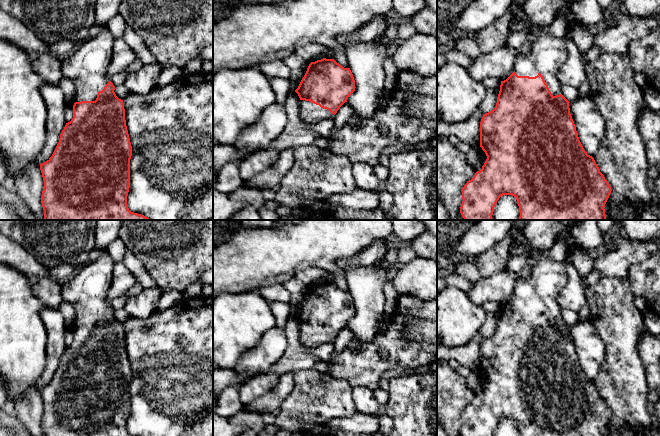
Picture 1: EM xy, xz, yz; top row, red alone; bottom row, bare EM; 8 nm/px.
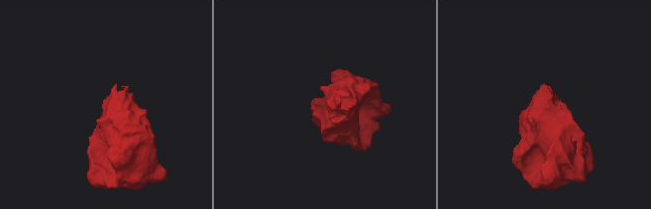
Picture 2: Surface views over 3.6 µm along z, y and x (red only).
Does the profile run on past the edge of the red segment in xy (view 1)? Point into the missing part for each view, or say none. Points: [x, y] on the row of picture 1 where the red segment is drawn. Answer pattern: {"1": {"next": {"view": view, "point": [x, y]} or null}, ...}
{"1": {"next": {"view": "xy", "point": [87, 67]}}}

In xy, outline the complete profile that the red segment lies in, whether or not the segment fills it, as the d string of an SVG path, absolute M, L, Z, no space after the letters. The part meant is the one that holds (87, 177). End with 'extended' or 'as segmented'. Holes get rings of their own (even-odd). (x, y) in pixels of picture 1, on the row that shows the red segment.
M104 25L96 37L80 43L78 49L60 64L62 75L74 82L75 103L73 118L62 130L52 156L40 164L44 181L41 196L44 220L150 220L144 215L131 212L127 205L132 146L123 100L116 96L115 86L107 73L114 41L114 36Z; extended

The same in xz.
M334 59L311 62L295 90L301 100L300 119L308 124L332 119L355 88L350 68L344 68Z; extended

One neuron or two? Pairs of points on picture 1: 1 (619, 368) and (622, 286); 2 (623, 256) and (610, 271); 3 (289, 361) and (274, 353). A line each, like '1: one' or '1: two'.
1: one
2: one
3: two

